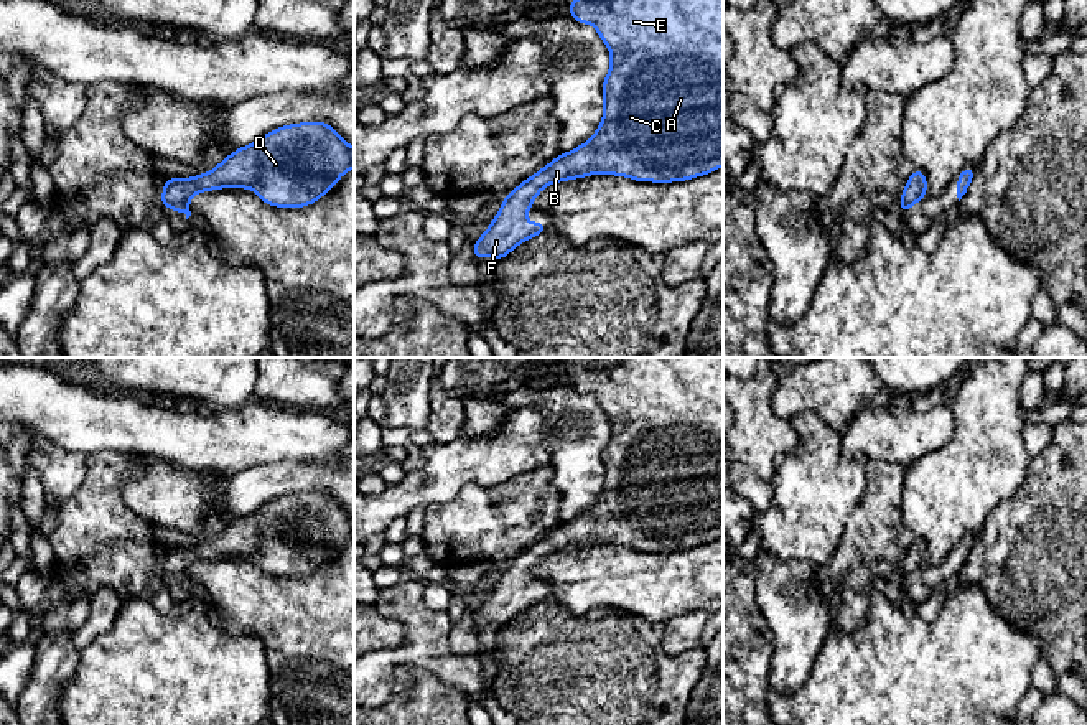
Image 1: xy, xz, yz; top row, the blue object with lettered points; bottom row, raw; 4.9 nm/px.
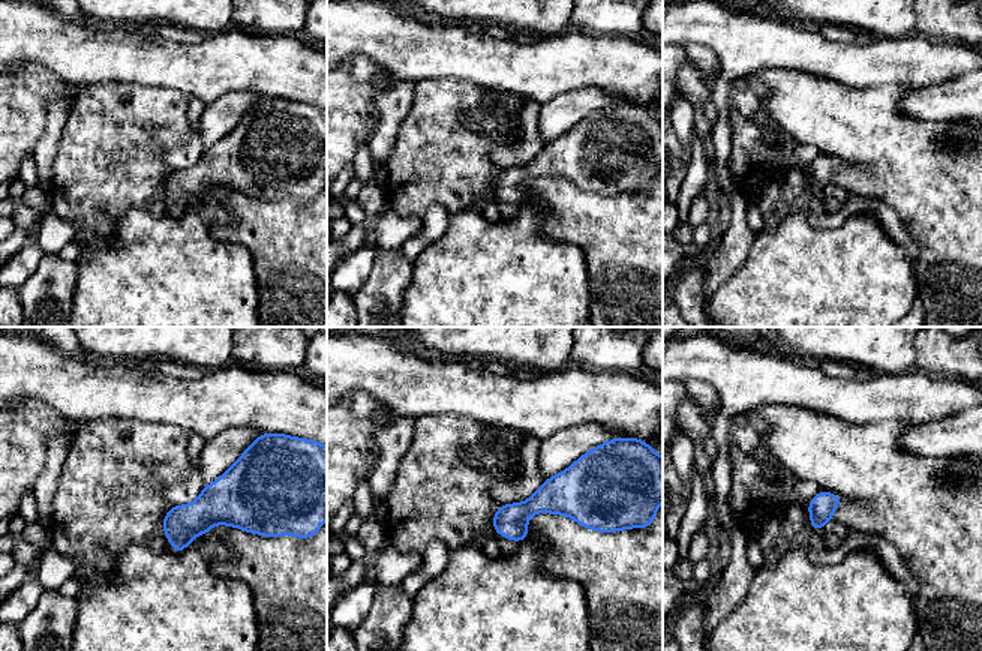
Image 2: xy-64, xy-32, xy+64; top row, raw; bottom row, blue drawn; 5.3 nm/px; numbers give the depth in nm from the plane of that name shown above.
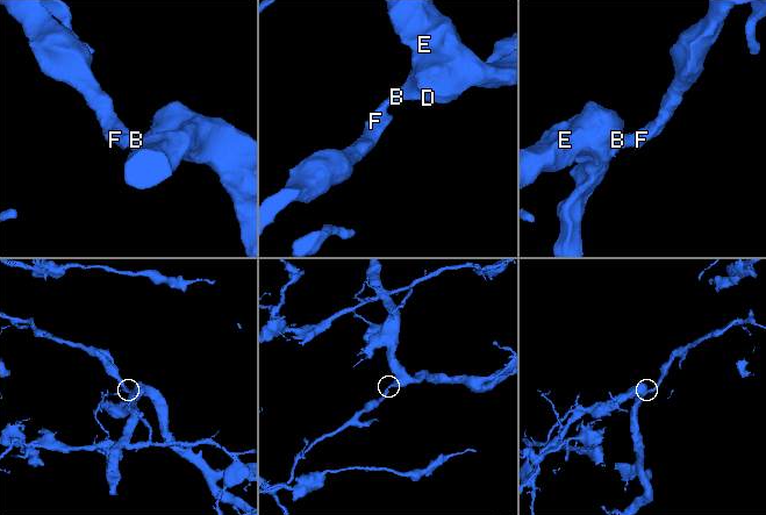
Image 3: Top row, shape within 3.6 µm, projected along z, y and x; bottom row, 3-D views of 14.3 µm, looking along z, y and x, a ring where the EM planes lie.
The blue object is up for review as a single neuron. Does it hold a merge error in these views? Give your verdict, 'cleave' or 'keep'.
keep

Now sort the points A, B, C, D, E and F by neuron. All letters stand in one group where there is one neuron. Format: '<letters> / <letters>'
A B C D E F

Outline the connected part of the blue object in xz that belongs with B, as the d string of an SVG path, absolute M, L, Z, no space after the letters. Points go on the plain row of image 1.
M623 358L618 364L603 368L593 364L576 366L570 369L570 386L578 392L591 392L611 420L611 437L601 460L604 467L603 490L591 509L576 516L570 523L562 521L553 531L544 536L539 542L529 546L506 565L488 600L473 613L478 631L486 625L494 625L497 630L502 630L520 612L548 600L545 592L525 592L524 585L529 582L534 567L542 560L542 557L552 552L583 547L593 542L623 544L637 551L683 551L711 542L723 534L723 358Z

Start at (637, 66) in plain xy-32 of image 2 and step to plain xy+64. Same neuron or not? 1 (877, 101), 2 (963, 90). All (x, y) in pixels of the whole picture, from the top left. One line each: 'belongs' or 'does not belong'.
1: does not belong
2: does not belong

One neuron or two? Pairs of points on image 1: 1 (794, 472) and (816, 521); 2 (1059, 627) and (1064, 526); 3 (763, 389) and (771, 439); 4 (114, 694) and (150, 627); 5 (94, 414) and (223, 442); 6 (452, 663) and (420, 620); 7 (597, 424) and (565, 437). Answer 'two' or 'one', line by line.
1: one
2: one
3: one
4: one
5: one
6: one
7: one

